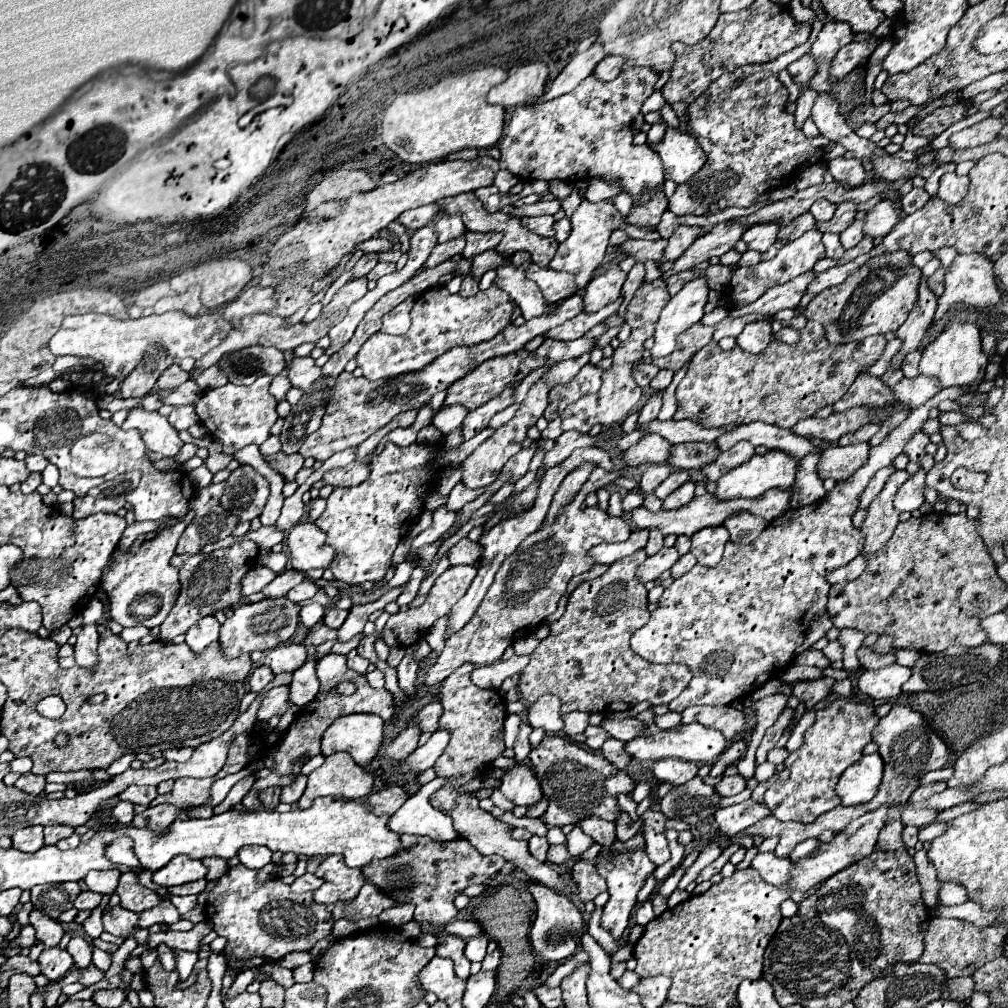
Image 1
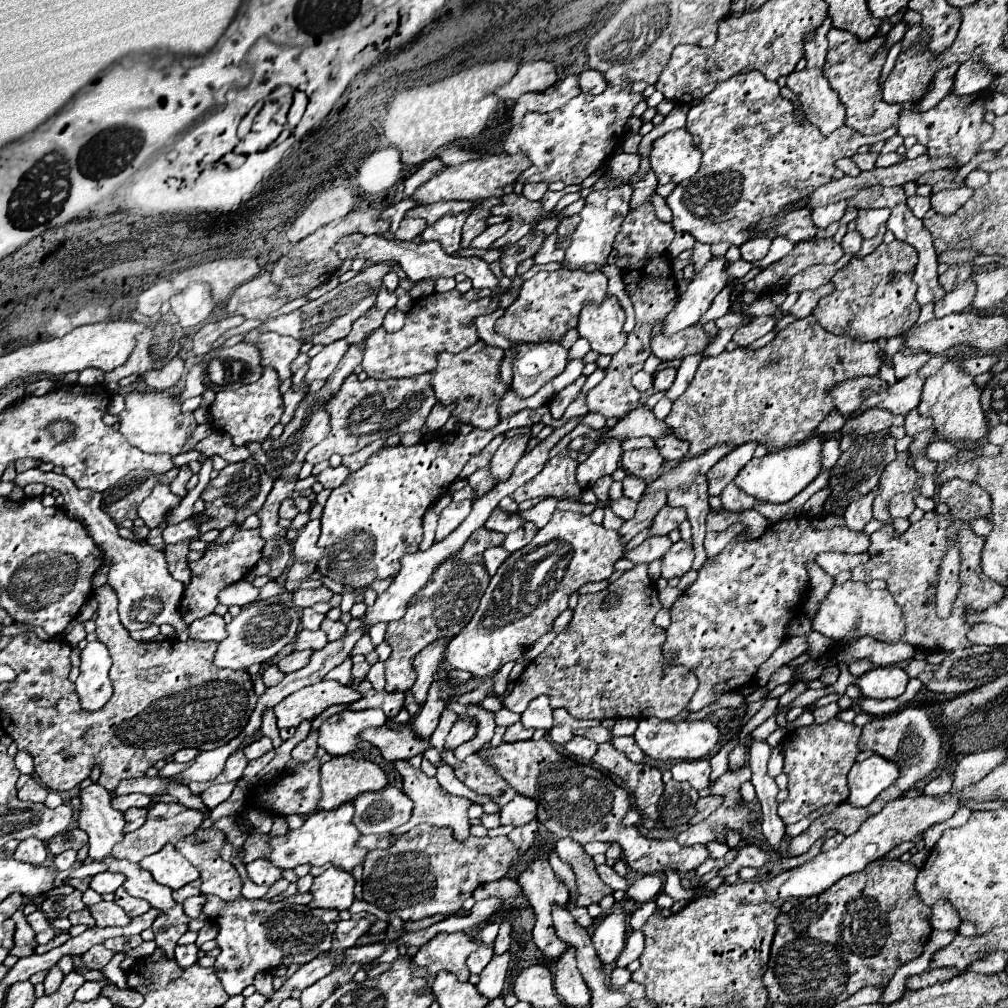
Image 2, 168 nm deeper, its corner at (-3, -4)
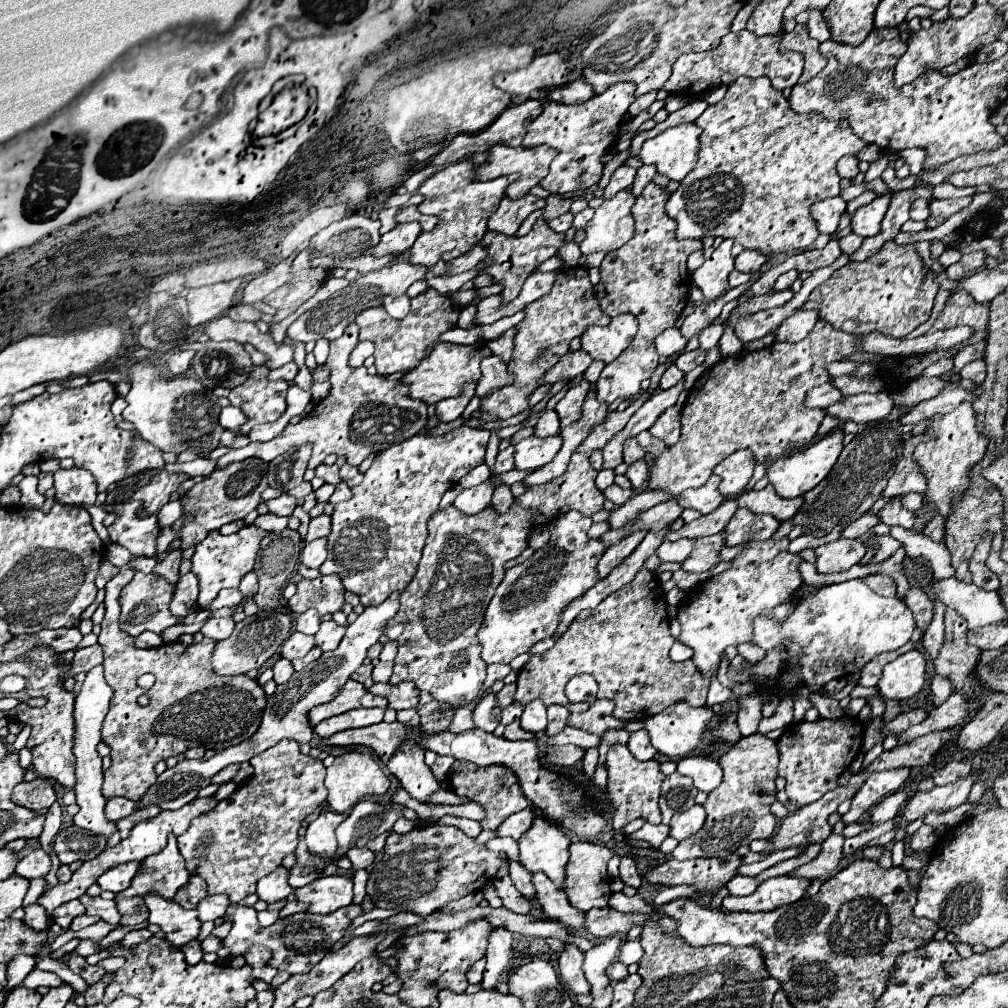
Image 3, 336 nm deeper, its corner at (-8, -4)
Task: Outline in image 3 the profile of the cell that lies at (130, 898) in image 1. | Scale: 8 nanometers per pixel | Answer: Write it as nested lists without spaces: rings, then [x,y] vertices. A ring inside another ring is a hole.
[[[124,897],[124,899],[116,901],[116,907],[122,913],[122,921],[120,921],[122,925],[134,927],[148,919],[148,907],[142,897]]]

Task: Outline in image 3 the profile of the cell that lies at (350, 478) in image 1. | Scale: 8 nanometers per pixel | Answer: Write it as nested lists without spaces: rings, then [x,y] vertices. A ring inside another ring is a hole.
[[[318,465],[316,467],[316,477],[320,477],[324,483],[332,483],[332,485],[338,485],[342,479],[338,475],[340,467],[338,465]]]

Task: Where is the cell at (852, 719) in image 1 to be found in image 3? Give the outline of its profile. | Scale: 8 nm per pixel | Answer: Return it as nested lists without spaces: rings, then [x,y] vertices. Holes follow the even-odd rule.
[[[818,719],[818,721],[800,721],[790,723],[782,737],[778,739],[780,763],[778,775],[786,779],[786,795],[796,805],[808,805],[818,801],[824,793],[838,787],[838,777],[848,769],[852,759],[860,753],[862,747],[862,729],[864,725],[858,719]]]

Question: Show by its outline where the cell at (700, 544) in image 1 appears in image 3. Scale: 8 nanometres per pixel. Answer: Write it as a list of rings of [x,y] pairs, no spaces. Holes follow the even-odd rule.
[[[738,509],[724,529],[726,545],[734,547],[746,541],[766,541],[776,533],[778,525],[780,523],[772,515],[756,515],[748,509]]]

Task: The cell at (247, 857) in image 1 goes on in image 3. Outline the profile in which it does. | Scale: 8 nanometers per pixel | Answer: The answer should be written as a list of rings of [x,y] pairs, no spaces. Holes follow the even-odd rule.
[[[280,865],[272,873],[268,873],[266,877],[262,877],[258,881],[256,893],[266,903],[274,903],[274,901],[286,899],[292,893],[292,887],[288,885],[288,869]]]

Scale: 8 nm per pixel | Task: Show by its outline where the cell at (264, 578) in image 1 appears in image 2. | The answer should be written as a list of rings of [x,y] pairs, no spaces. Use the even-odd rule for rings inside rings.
[[[237,581],[235,585],[229,585],[227,589],[223,589],[223,593],[219,593],[219,603],[231,607],[231,605],[239,605],[245,607],[249,603],[253,603],[259,595],[259,589],[255,589],[249,581]]]

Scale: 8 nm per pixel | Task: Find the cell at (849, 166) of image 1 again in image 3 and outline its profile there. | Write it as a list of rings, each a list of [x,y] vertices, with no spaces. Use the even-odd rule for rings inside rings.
[[[842,157],[838,161],[838,175],[840,177],[848,177],[848,179],[854,179],[858,175],[858,159],[856,157]]]

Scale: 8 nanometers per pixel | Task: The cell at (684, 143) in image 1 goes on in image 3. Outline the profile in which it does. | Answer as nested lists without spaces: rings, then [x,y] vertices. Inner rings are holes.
[[[694,123],[670,127],[654,139],[646,139],[640,151],[642,163],[656,165],[660,175],[672,181],[682,181],[698,161],[698,135]]]

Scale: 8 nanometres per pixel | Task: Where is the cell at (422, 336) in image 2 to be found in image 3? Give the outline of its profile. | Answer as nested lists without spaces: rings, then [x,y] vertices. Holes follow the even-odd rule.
[[[430,287],[412,299],[412,309],[402,321],[388,317],[384,307],[380,305],[380,307],[372,307],[372,309],[366,309],[364,313],[360,313],[356,317],[356,323],[360,327],[360,339],[372,341],[376,345],[376,351],[374,351],[376,363],[374,365],[378,369],[378,375],[388,377],[394,373],[408,373],[414,367],[418,367],[420,361],[426,357],[426,349],[432,343],[436,343],[442,333],[452,329],[456,325],[458,317],[460,317],[460,309],[456,309],[452,299],[448,295],[440,295],[436,289]]]

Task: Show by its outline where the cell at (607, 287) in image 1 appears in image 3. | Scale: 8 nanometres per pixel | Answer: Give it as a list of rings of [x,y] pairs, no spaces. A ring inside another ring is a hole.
[[[622,313],[612,317],[612,321],[604,327],[600,325],[590,325],[582,333],[582,349],[598,361],[610,363],[614,361],[632,341],[636,335],[636,317],[630,313]]]

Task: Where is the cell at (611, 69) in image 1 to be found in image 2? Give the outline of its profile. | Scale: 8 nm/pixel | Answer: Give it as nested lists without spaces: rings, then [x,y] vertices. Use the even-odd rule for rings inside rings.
[[[585,69],[579,75],[579,89],[581,89],[581,93],[599,95],[599,93],[603,93],[607,89],[607,81],[603,79],[603,75],[599,71]]]

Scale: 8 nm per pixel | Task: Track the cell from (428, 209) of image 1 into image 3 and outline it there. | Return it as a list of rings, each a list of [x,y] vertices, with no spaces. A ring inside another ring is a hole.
[[[416,221],[396,225],[392,231],[382,235],[380,243],[374,247],[374,255],[376,257],[382,257],[386,253],[400,255],[400,253],[404,253],[404,251],[408,251],[412,247],[412,243],[416,241],[416,237],[420,233],[422,233],[422,227]]]

